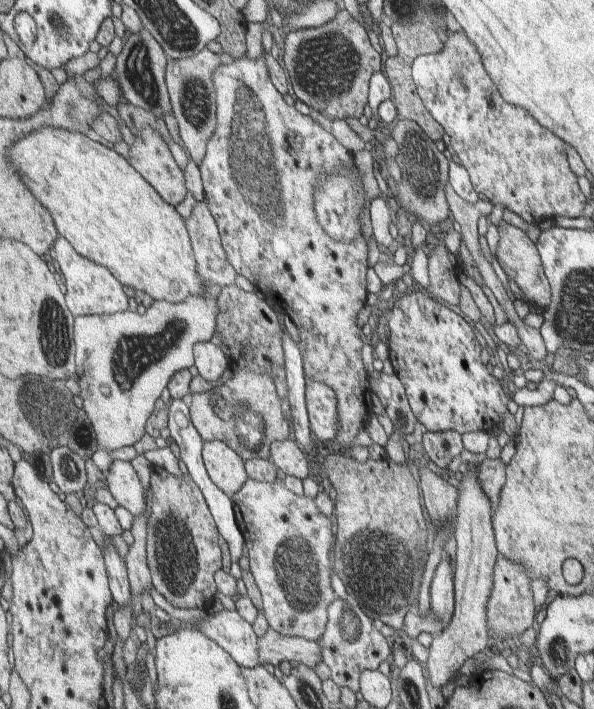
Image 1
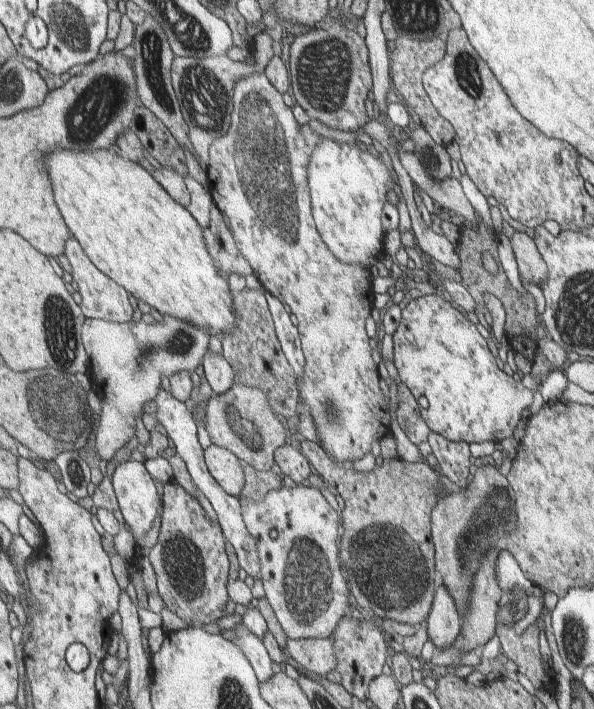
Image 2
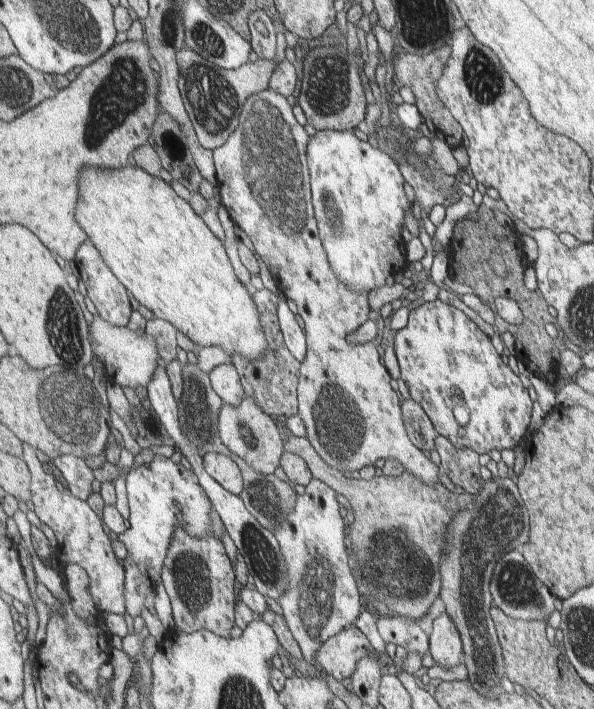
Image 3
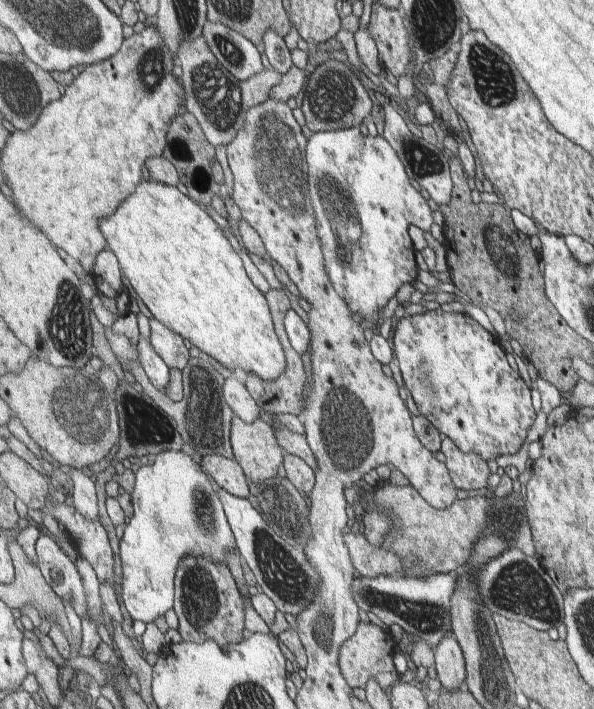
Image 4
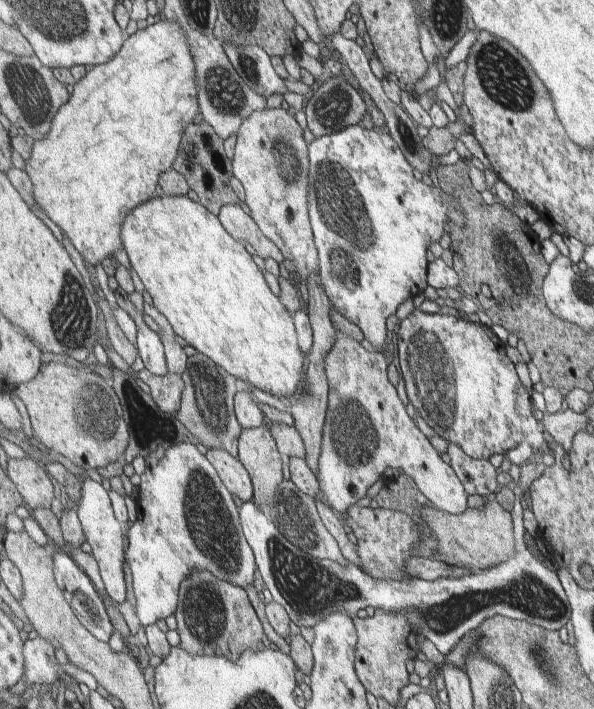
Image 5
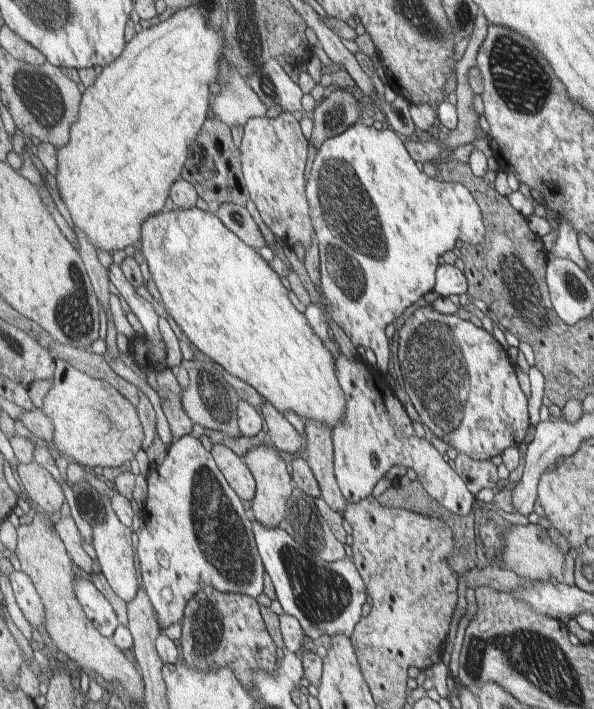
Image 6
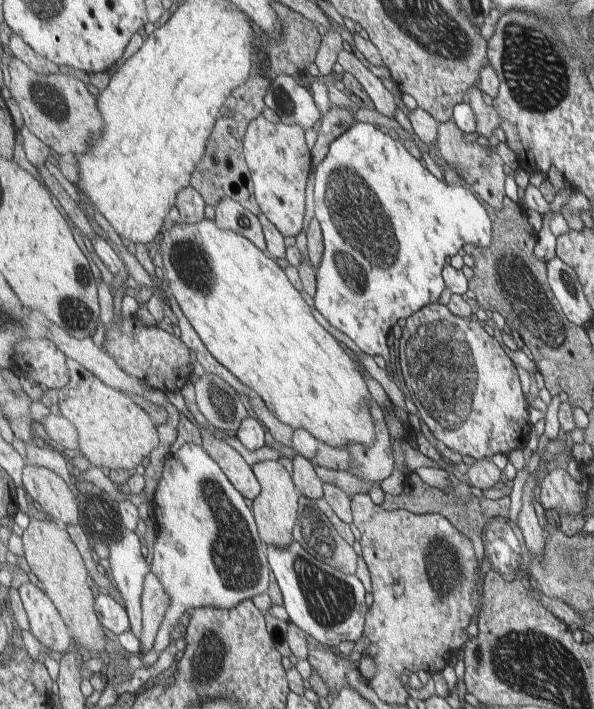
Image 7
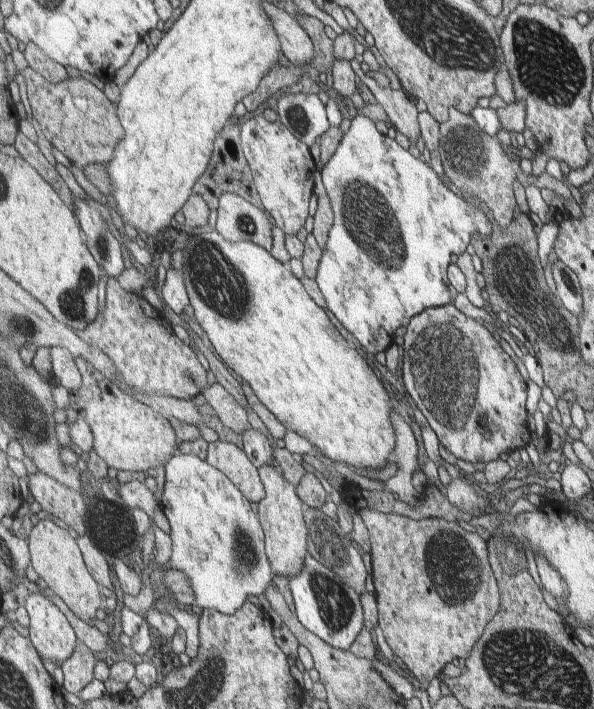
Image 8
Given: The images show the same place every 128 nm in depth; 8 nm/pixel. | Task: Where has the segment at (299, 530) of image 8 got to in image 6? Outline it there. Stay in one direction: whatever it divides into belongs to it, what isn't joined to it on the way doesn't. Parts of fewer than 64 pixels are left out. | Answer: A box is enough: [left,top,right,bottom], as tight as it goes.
[243,444,295,527]

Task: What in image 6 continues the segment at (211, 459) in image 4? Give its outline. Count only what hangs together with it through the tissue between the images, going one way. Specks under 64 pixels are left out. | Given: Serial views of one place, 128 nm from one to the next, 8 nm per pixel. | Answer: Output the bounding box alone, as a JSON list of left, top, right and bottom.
[211,444,255,502]

